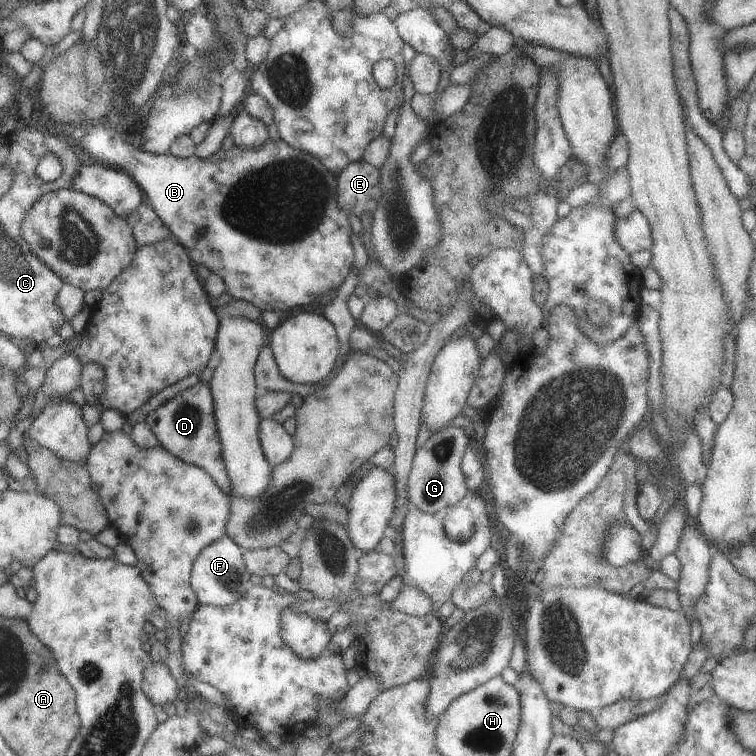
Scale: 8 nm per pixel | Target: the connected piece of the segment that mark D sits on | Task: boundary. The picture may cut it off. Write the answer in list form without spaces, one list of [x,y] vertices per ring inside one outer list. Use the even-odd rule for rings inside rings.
[[[203,380],[178,392],[174,397],[151,410],[144,418],[144,424],[153,432],[158,445],[171,456],[190,465],[202,468],[212,481],[229,495],[230,480],[227,476],[220,452],[217,423],[213,416],[213,401],[210,386]]]

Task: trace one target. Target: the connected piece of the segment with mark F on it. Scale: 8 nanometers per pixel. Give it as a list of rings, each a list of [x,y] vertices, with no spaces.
[[[225,533],[216,541],[204,546],[193,561],[189,584],[196,596],[197,603],[222,607],[237,600],[253,586],[249,581],[250,574],[243,562],[245,549],[238,547]]]

